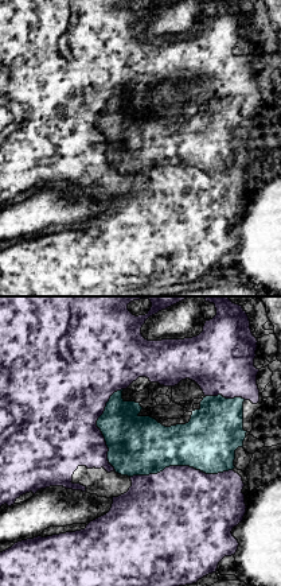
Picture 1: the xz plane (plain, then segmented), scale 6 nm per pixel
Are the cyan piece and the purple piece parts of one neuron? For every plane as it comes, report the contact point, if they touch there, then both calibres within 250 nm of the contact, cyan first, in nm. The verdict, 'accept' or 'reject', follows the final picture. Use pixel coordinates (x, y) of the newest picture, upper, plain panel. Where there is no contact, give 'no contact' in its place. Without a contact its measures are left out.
meets cyan at (180, 163); 340 nm thick on the cyan side, 480 nm on the other

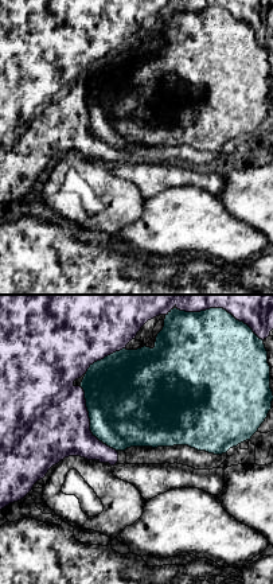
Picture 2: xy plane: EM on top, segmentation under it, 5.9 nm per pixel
meets cyan at (90, 120); 480 nm thick on the cyan side, 480 nm on the other

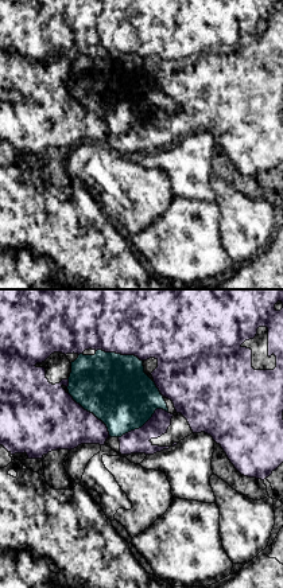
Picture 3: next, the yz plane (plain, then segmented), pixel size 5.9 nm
meets cyan at (143, 123); 400 nm thick on the cyan side, 140 nm on the other

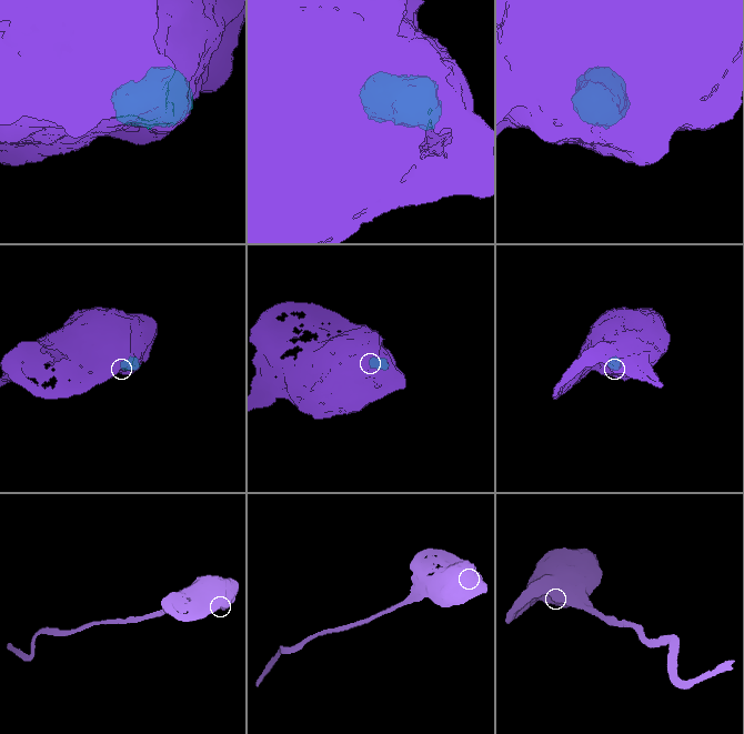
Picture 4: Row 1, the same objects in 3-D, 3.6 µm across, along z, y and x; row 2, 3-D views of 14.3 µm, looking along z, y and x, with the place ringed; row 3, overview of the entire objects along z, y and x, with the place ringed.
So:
accept

